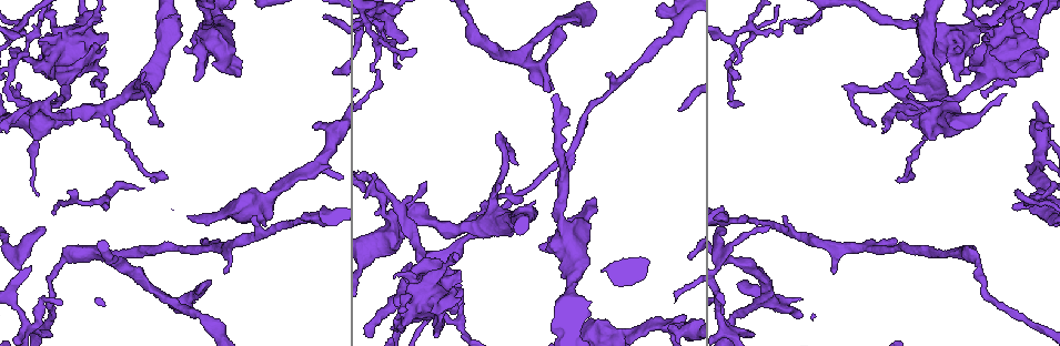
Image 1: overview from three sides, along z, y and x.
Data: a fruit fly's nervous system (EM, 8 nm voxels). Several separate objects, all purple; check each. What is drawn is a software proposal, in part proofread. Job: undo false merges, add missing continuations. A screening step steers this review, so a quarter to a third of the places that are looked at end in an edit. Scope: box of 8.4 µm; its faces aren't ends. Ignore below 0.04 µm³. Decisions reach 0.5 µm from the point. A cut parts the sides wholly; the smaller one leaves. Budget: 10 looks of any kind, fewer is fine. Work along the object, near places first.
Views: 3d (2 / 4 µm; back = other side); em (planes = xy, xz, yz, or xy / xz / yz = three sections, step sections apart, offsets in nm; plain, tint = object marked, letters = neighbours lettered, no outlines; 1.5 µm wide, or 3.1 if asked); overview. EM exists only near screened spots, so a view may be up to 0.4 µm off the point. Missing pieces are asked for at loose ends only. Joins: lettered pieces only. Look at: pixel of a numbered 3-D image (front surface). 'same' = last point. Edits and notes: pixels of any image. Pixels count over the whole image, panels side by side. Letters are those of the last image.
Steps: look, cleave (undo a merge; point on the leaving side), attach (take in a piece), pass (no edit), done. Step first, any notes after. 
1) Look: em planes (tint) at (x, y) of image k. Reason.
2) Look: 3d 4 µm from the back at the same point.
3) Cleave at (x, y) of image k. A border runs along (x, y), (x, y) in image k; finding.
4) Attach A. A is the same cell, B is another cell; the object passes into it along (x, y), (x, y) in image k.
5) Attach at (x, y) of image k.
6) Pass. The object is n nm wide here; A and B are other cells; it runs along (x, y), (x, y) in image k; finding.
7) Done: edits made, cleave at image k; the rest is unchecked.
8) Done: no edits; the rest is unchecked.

Look: 3d 2 µm at (58, 265) of image 1. Sudden change in width.

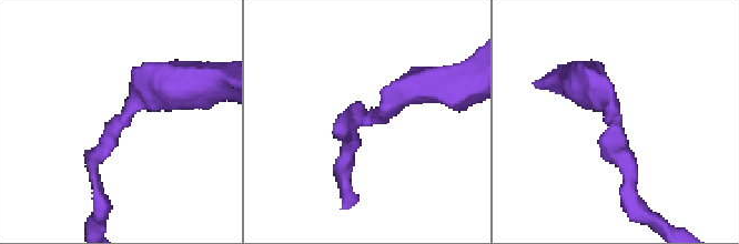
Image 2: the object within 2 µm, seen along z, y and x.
Look: em planes (letters) at (616, 119) of image 2. Need the tissue.

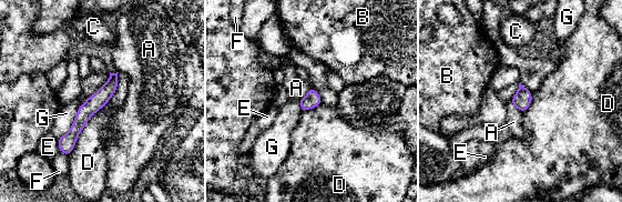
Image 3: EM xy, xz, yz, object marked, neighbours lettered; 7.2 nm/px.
Pass. The object is 110 nm wide here; A, B, C, D, E, F and G are other cells; it runs along (114, 76), (61, 148) in image 3; one cell here.

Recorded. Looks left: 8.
Look: em planes (letters) at (441, 261) of image 1. Stops while still wide.

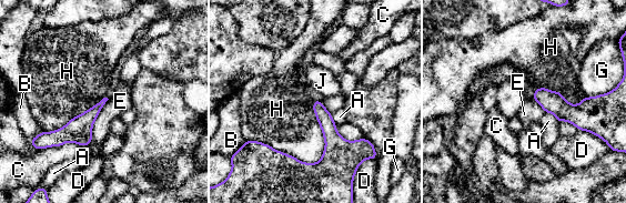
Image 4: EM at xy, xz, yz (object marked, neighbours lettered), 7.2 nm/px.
Pass. A, B, C, D, E, G, H and J are other cells; a border runs along (314, 100), (316, 162), (251, 140) in image 4; no lettered piece goes on from it.

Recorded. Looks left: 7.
Look: em xy step 4 (letters) at (957, 79) of image 1. Branch stops here.

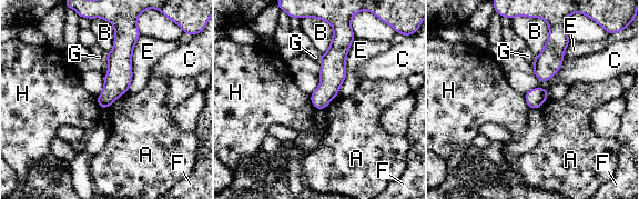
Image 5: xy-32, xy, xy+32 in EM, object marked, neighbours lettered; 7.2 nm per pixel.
Look: em planes (letters) at the same point.

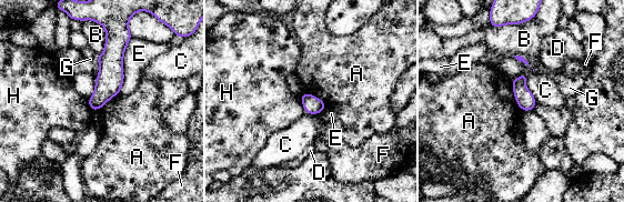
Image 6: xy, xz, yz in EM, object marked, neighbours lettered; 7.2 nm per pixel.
Pass. A, B, C, D, E, F, G and H are other cells; it runs along (110, 37), (110, 80), (94, 107) in image 6; no lettered piece goes on from it.

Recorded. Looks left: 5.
Look: 3d 4 µm at (674, 29) of image 1. Sudden change in width.

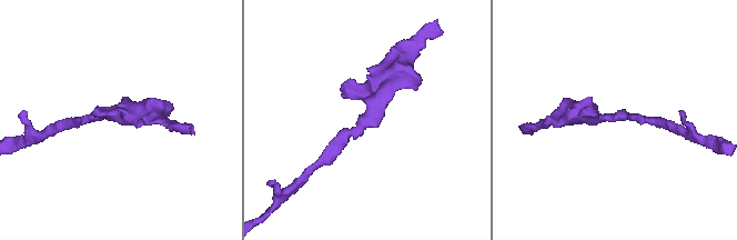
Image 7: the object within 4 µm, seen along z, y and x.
Look: em xy step 4 (tint) at (367, 117) of image 7. Now the EM.

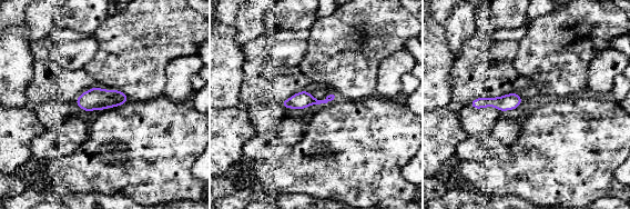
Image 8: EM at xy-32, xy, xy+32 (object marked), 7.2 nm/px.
Look: em planes (letters) at the same point. Another direction.

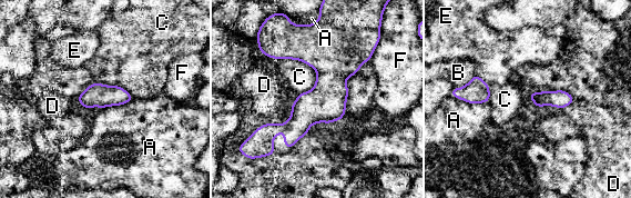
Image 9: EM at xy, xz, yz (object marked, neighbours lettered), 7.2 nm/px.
Pass. A, B, C, D, E and F are other cells; a border runs along (273, 58), (309, 65), (313, 88) in image 9; one cell here.

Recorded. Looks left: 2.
Done: no edits; the rest is unchecked.

